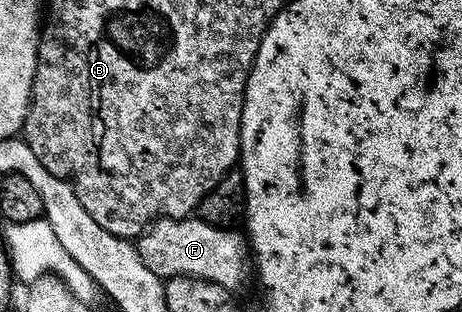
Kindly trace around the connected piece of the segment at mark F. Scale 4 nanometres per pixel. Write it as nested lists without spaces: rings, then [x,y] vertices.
[[[196,218],[158,220],[136,237],[135,243],[143,266],[147,266],[151,274],[162,278],[190,276],[236,290],[245,276],[245,260],[247,264],[247,244],[238,232],[216,228]]]

